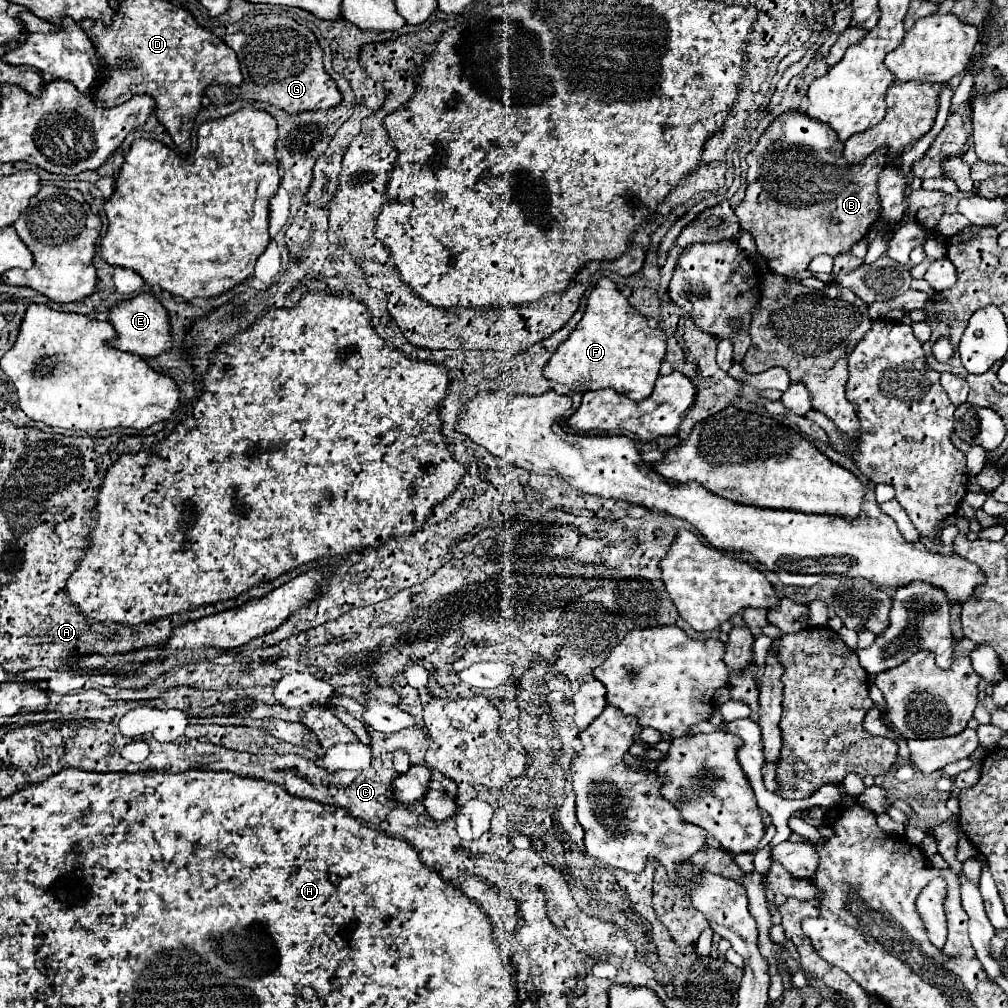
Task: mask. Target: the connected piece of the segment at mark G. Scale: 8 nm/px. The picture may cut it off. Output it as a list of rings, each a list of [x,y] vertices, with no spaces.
[[[277,14],[253,16],[241,32],[225,34],[223,42],[235,50],[241,62],[245,80],[239,92],[243,98],[275,104],[289,114],[327,110],[341,102],[341,92],[335,80],[323,68],[323,50],[315,34],[293,18]]]

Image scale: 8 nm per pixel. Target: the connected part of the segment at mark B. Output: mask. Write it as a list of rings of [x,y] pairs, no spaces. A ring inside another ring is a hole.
[[[787,110],[783,112],[781,116],[777,116],[769,126],[767,130],[759,136],[757,144],[753,146],[753,150],[747,154],[747,192],[745,192],[745,198],[743,202],[735,208],[735,214],[739,218],[739,224],[743,230],[751,232],[751,236],[755,238],[755,244],[757,244],[757,250],[761,256],[765,256],[769,260],[769,268],[777,274],[783,274],[787,278],[793,280],[793,272],[801,272],[801,270],[807,270],[809,262],[819,256],[819,254],[829,254],[829,256],[837,256],[837,254],[843,254],[847,252],[855,242],[859,242],[861,238],[865,238],[865,234],[869,232],[871,224],[879,218],[881,214],[881,202],[879,202],[879,196],[877,196],[877,178],[879,178],[879,172],[883,170],[885,162],[887,162],[887,146],[881,146],[879,150],[875,150],[873,154],[869,154],[865,158],[865,162],[859,162],[859,164],[849,164],[845,162],[843,158],[843,142],[839,142],[837,138],[837,132],[831,130],[827,124],[823,122],[815,122],[813,118],[809,118],[805,112],[799,112],[799,110]]]

